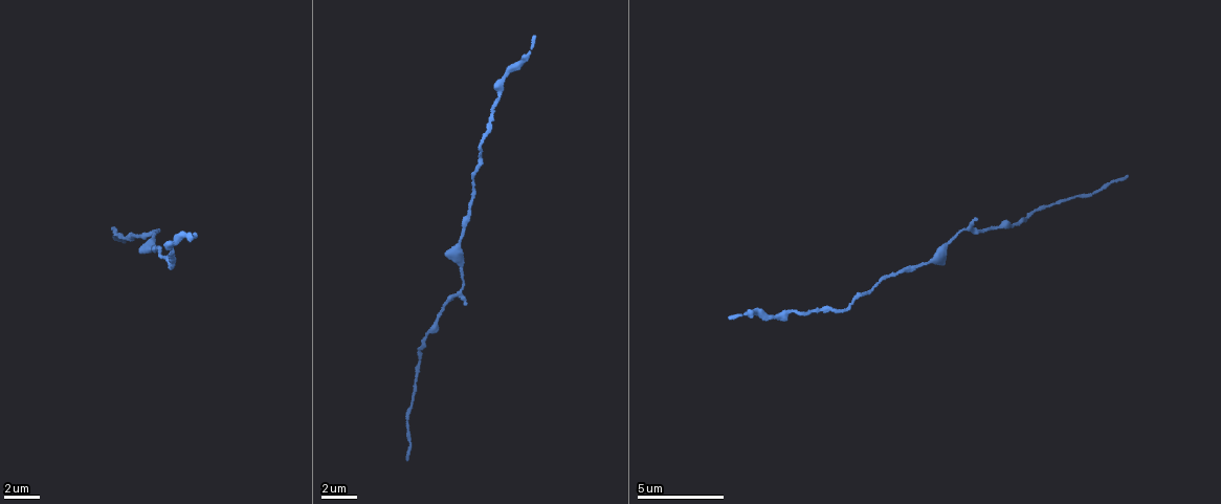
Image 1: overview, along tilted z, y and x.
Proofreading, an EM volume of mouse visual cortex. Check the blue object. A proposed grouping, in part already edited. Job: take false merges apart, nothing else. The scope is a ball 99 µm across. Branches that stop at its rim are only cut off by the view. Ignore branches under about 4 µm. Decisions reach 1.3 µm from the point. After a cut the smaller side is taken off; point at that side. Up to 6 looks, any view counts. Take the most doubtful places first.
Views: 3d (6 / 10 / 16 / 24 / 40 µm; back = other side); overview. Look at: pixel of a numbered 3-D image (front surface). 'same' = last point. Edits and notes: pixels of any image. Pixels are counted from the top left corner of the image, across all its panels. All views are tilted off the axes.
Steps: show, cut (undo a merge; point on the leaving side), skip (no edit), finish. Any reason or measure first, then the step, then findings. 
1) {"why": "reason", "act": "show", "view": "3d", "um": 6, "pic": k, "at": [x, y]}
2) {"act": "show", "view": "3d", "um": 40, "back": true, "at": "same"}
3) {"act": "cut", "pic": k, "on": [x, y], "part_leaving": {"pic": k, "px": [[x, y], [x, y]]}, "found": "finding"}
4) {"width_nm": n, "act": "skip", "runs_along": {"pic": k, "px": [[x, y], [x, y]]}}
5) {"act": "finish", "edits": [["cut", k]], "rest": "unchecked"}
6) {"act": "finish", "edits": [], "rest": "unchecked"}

{"why": "calibre changes", "act": "show", "view": "3d", "um": 6, "pic": 1, "at": [120, 235]}

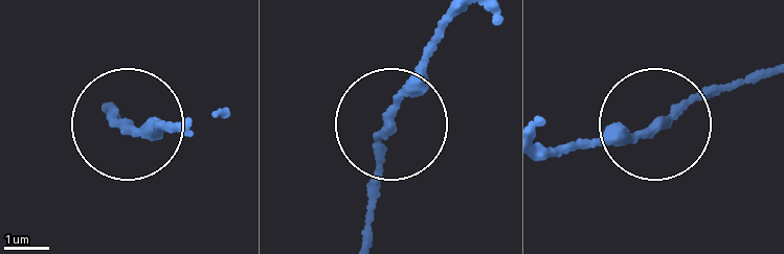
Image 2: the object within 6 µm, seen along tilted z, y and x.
{"act": "show", "view": "3d", "um": 6, "back": true, "pic": 2, "at": [387, 134]}

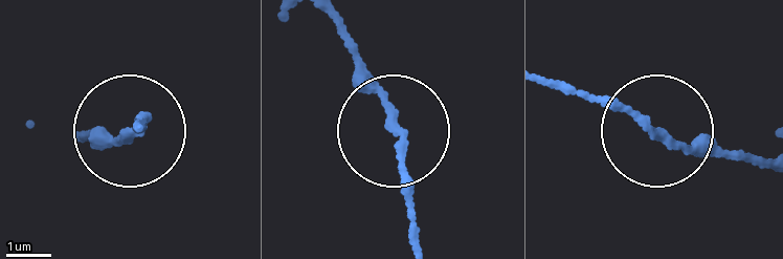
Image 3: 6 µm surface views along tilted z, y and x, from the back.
{"width_nm": 180, "act": "skip", "runs_along": {"pic": 3, "px": [[339, 21], [401, 150], [406, 218]]}, "found": "all the same cell"}

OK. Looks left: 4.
{"why": "narrows sharply", "act": "show", "view": "3d", "um": 6, "pic": 1, "at": [847, 307]}

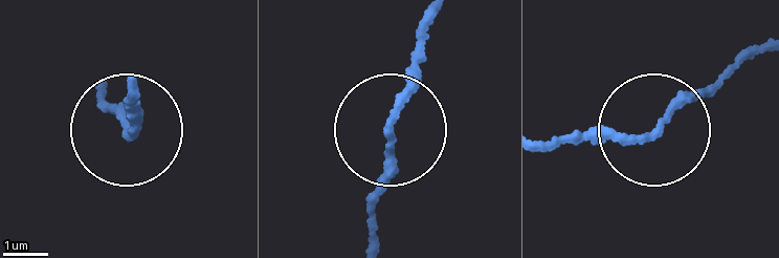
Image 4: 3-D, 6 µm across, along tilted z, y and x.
{"act": "show", "view": "3d", "um": 6, "back": true, "pic": 4, "at": [390, 136]}

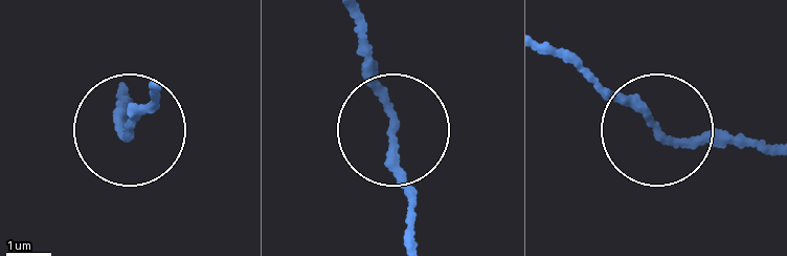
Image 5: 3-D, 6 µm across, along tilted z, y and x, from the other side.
{"act": "skip", "runs_along": {"pic": 5, "px": [[414, 233], [396, 130], [352, 20]]}, "found": "continuous, no second cell"}

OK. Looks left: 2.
{"act": "show", "view": "3d", "um": 16, "pic": 1, "at": [935, 261]}

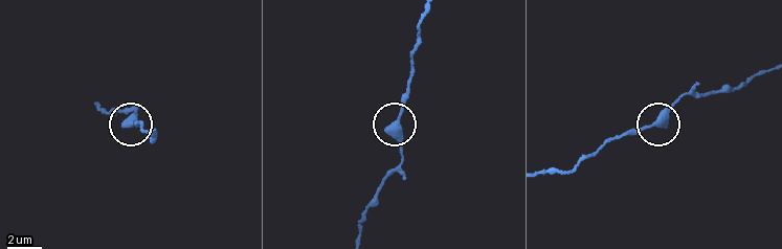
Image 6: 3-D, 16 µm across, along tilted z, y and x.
{"act": "show", "view": "3d", "um": 6, "at": "same"}

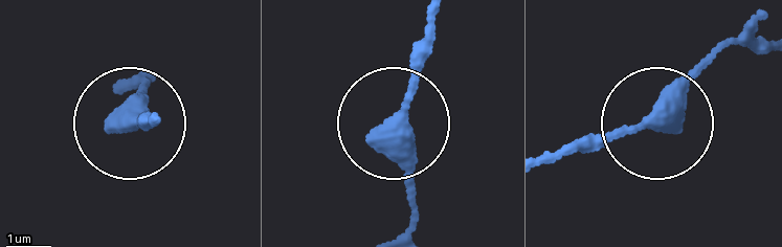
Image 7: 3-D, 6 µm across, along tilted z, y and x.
{"width_nm": 360, "act": "skip", "runs_along": {"pic": 7, "px": [[646, 115], [653, 118], [544, 163]]}, "found": "all the same cell"}

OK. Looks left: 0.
{"act": "finish", "edits": [], "rest": "unchecked"}

